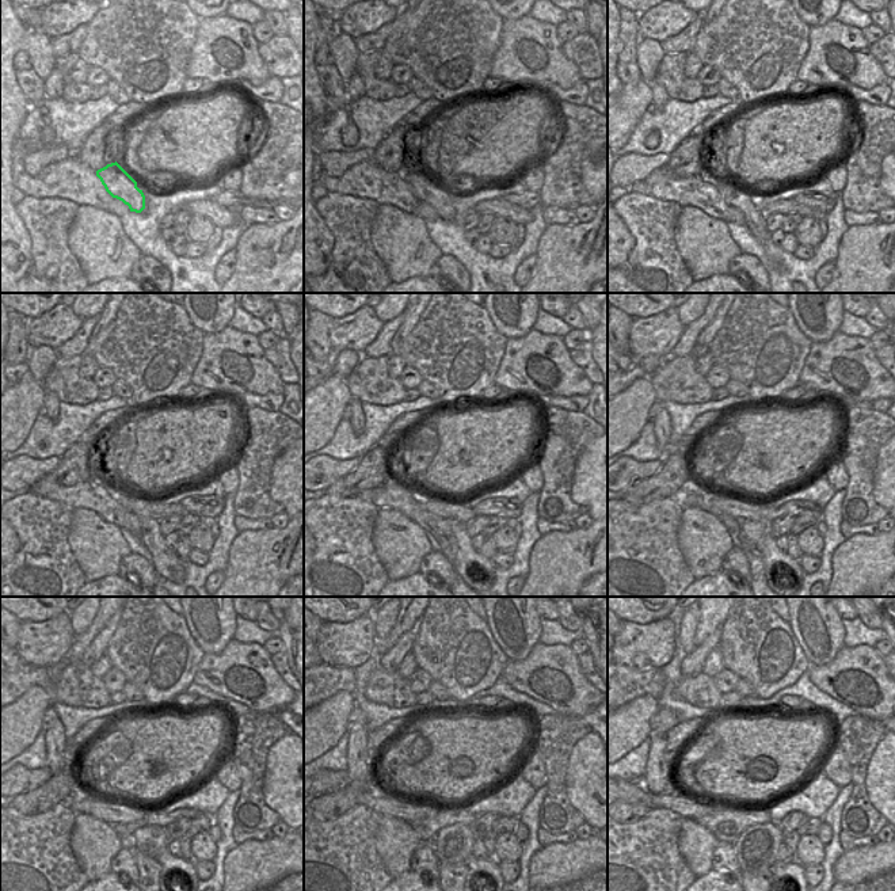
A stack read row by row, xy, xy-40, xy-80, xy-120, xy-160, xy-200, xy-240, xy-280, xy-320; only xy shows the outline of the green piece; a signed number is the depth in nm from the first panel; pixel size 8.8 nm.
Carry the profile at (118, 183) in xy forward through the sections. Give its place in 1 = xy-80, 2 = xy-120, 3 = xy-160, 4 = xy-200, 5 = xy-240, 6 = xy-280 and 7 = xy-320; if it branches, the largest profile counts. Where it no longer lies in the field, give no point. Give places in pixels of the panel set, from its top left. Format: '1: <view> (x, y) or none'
1: xy-80 (734, 194)
2: xy-120 (164, 562)
3: xy-160 (467, 562)
4: xy-200 (774, 562)
5: xy-240 (176, 871)
6: xy-280 (484, 872)
7: xy-320 (793, 872)

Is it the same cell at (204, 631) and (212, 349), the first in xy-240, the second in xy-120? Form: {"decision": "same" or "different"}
{"decision": "different"}

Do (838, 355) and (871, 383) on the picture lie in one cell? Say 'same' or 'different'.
same

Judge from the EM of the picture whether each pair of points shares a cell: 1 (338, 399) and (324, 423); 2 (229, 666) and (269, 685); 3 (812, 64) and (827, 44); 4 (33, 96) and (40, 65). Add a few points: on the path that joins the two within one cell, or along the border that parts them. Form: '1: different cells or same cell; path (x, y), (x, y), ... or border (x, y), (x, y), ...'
1: same cell; path (332, 404), (324, 412), (324, 418)
2: same cell; path (240, 665), (252, 666), (261, 674)
3: same cell; path (818, 58), (827, 49)
4: different cells; border (31, 67), (44, 80)

